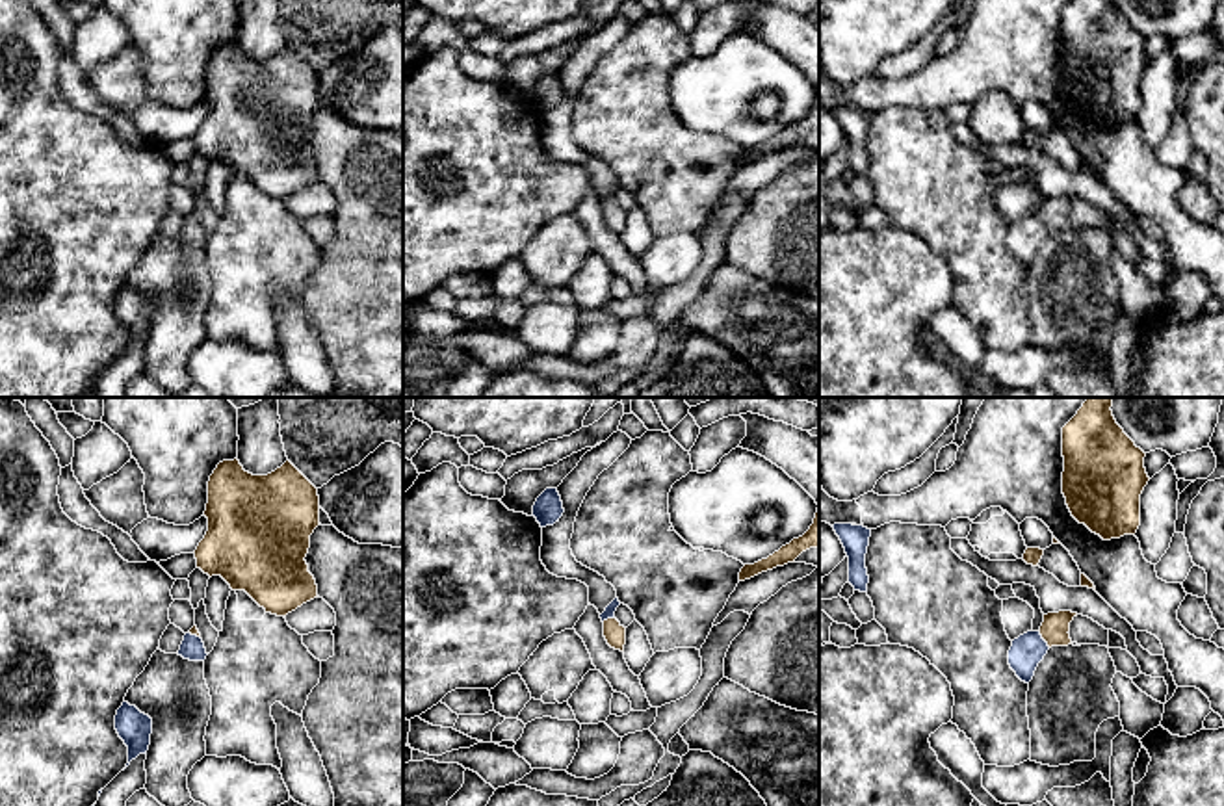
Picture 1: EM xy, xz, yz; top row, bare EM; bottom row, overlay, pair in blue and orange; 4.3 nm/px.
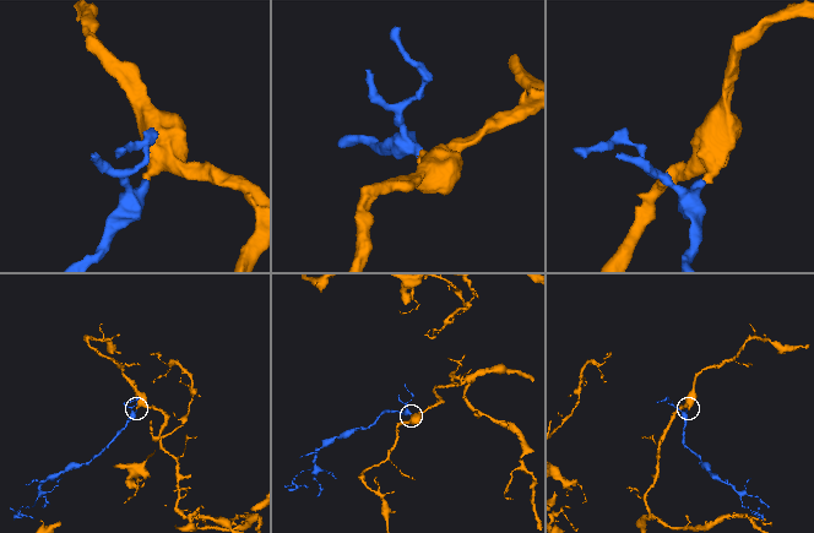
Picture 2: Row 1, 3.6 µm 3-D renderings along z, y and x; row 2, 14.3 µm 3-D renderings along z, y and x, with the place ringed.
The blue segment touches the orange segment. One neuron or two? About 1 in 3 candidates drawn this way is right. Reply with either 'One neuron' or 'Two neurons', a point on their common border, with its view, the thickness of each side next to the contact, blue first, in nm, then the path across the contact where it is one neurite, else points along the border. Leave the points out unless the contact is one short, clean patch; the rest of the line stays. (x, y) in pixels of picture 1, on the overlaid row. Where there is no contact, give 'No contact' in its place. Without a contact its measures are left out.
One neuron. Touches blue at yz (1042, 639). Thickness 150 nm (blue) against 120 nm. Path across: yz (1028, 650), (1042, 639), (1055, 626)

